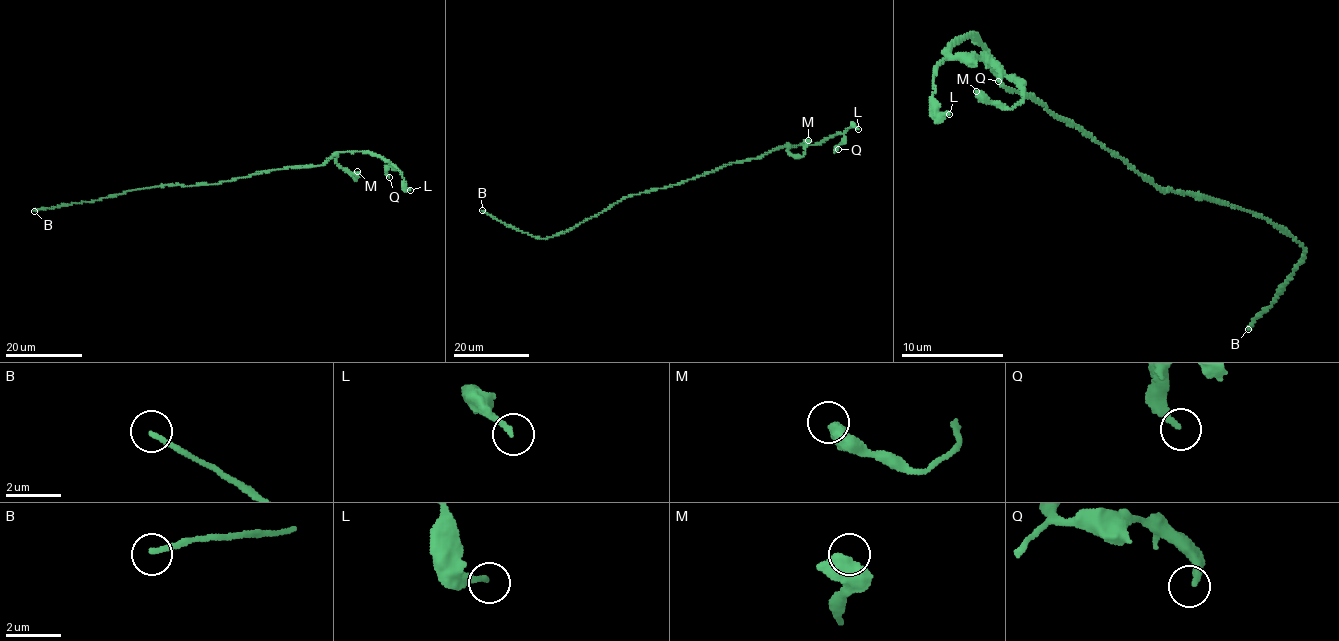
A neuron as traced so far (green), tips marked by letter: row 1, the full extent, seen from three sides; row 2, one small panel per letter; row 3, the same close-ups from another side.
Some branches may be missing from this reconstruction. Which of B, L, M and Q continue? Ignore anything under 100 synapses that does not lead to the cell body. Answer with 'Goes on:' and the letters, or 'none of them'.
Goes on: B

